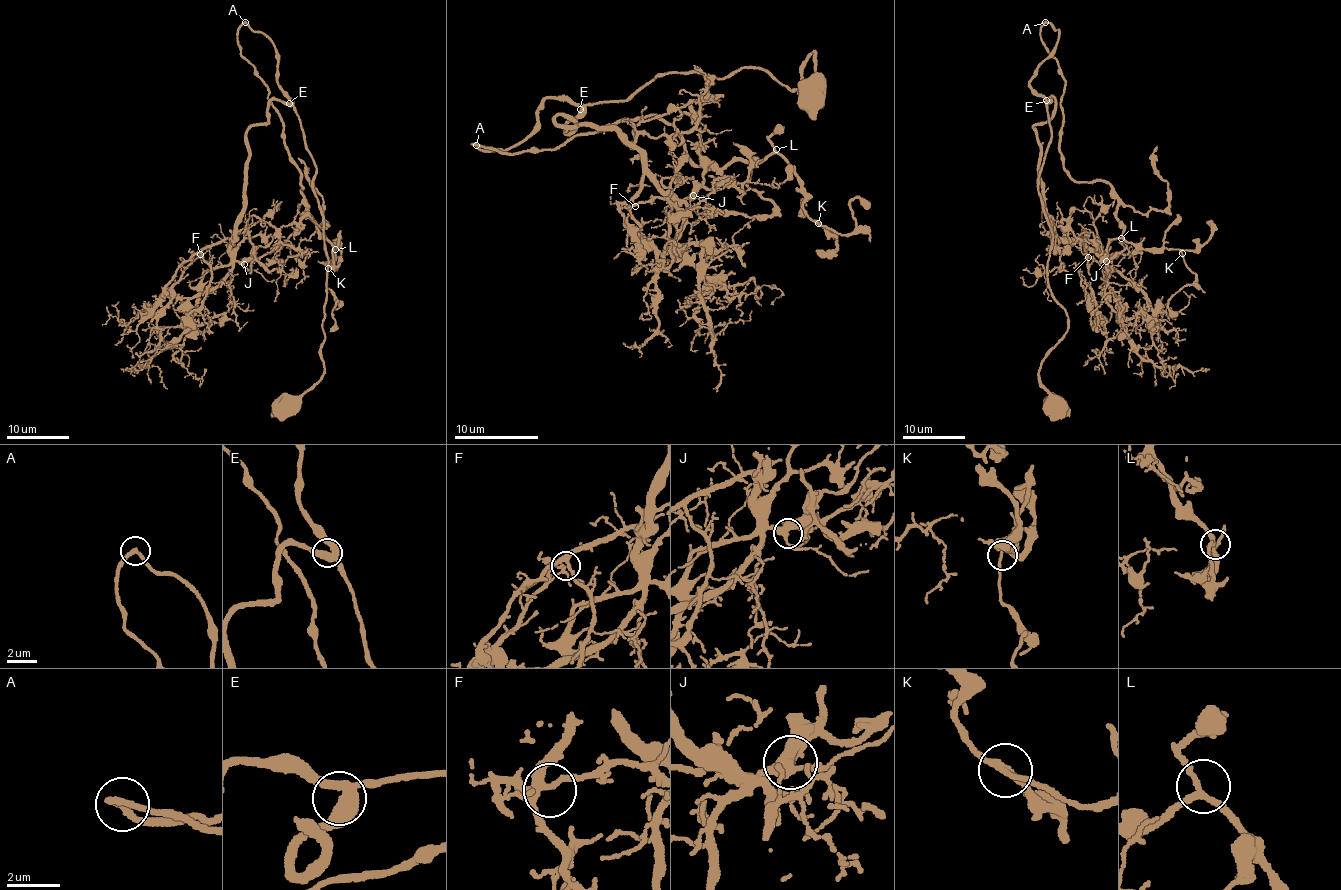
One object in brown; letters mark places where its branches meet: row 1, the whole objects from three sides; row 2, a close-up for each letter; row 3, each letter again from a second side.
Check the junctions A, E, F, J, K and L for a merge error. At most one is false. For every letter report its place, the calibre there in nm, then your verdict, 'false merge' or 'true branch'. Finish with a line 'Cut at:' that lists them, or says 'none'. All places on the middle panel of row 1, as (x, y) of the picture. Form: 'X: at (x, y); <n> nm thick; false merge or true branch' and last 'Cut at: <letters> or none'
A: at (476, 145); 220 nm thick; true branch
E: at (580, 109); 440 nm thick; true branch
F: at (635, 206); 280 nm thick; true branch
J: at (693, 195); 440 nm thick; true branch
K: at (818, 223); 170 nm thick; true branch
L: at (776, 149); 240 nm thick; true branch
Cut at: none

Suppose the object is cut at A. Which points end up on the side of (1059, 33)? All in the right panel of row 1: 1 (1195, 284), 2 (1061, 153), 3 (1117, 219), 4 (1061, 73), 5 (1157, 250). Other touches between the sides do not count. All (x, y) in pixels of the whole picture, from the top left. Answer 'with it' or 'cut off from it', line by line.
1: cut off from it
2: cut off from it
3: cut off from it
4: cut off from it
5: cut off from it

